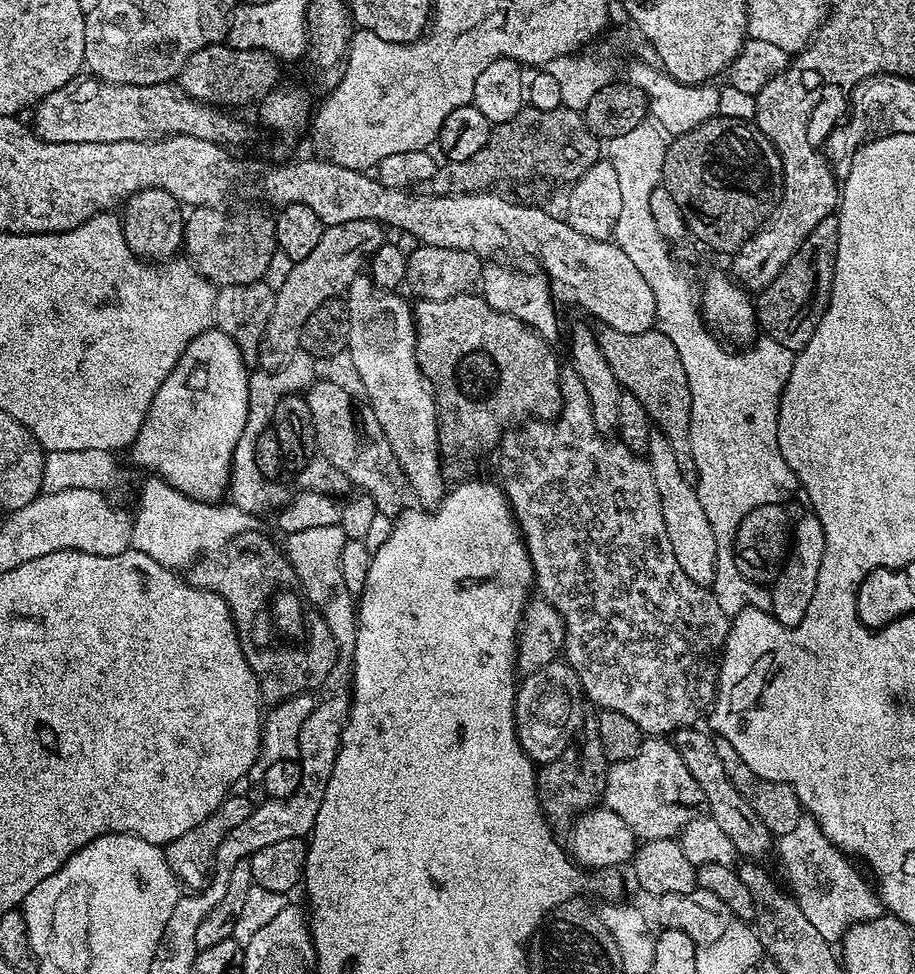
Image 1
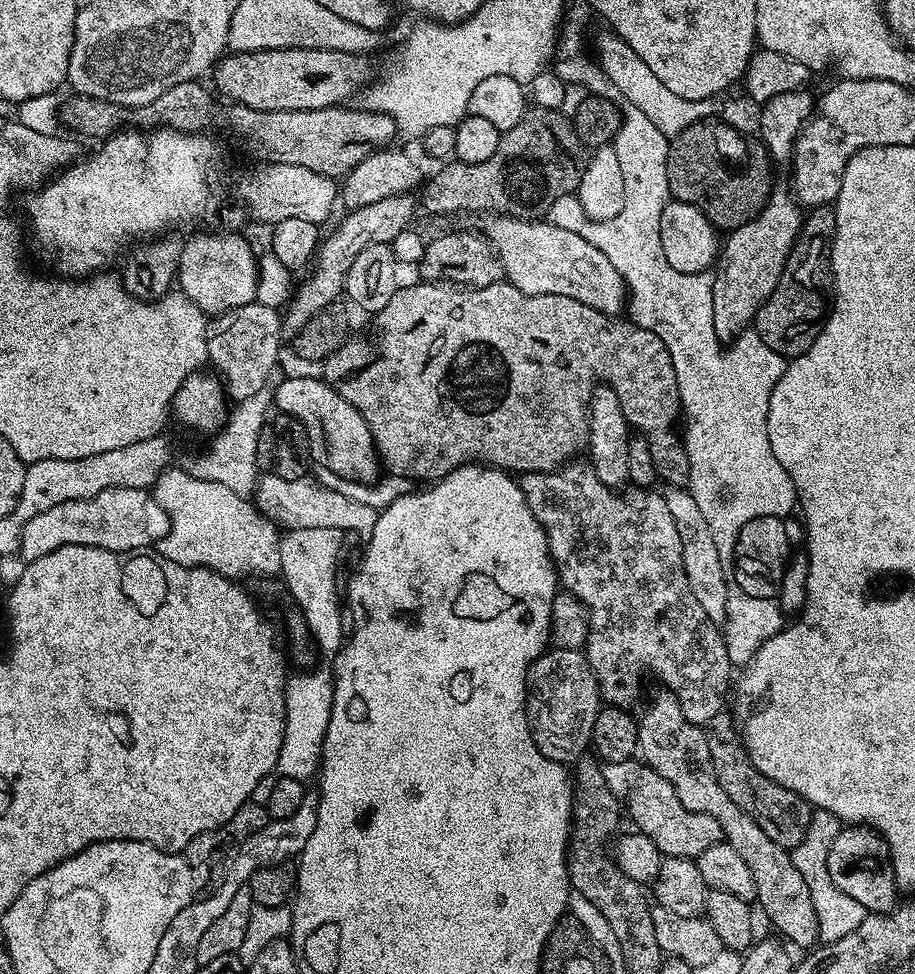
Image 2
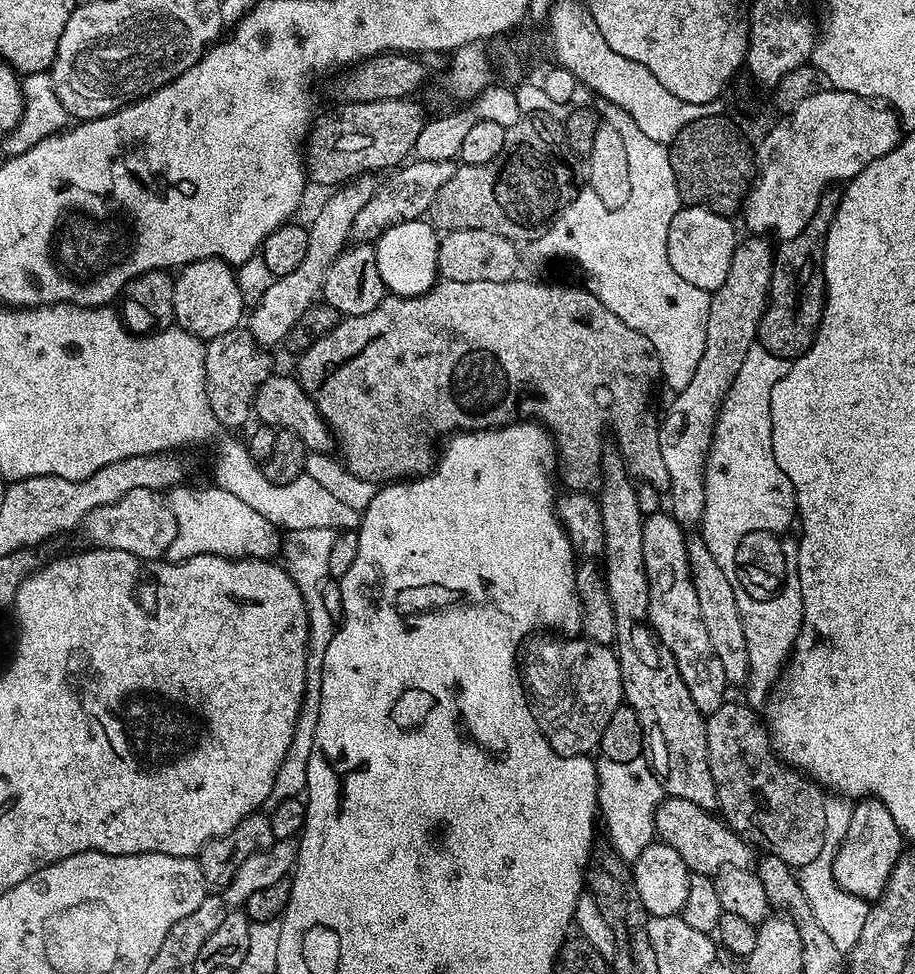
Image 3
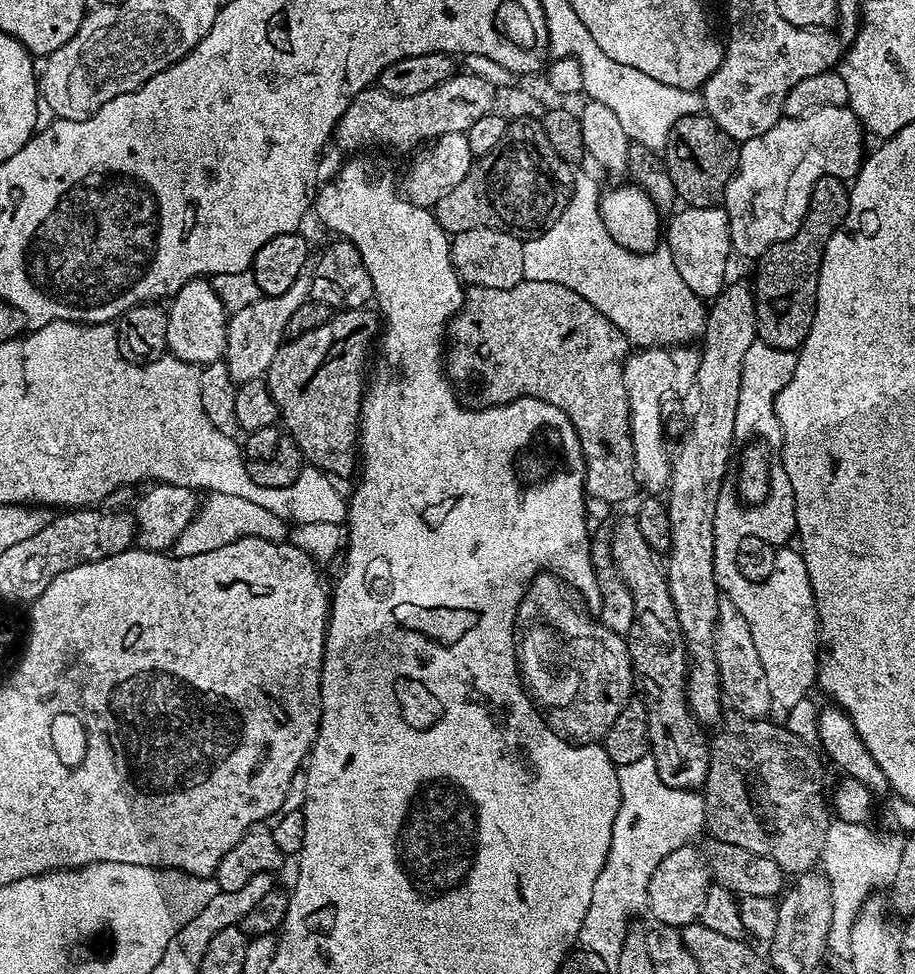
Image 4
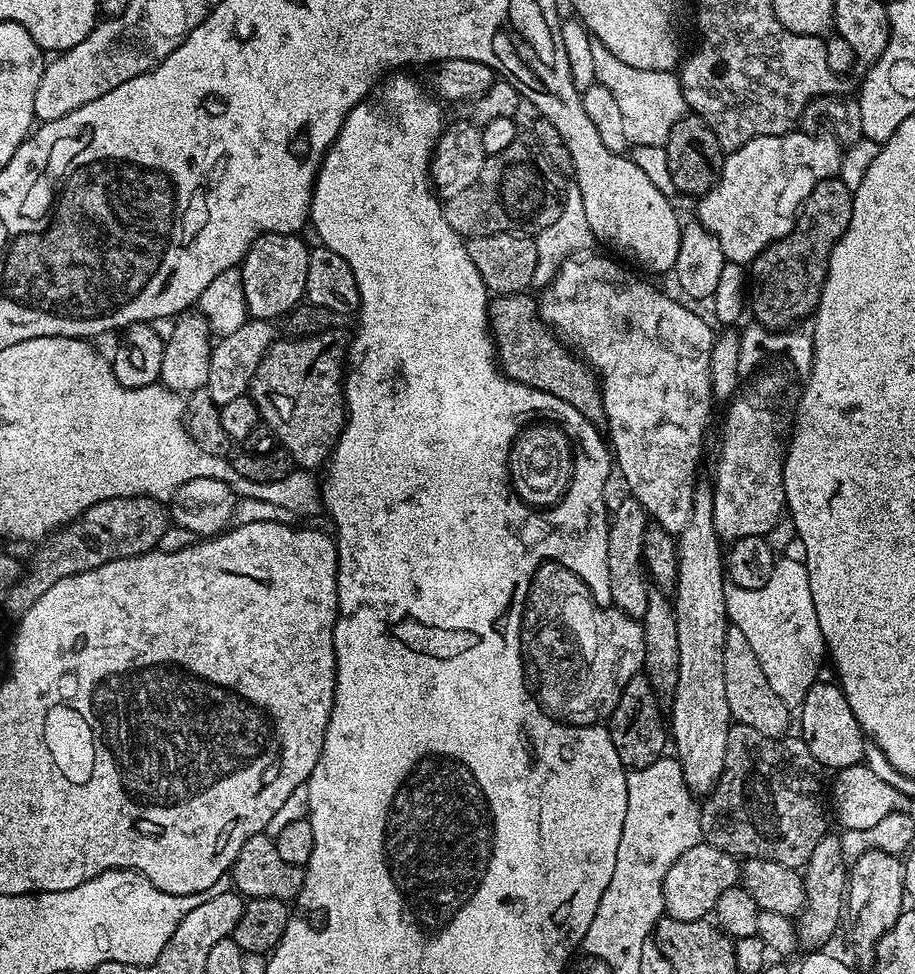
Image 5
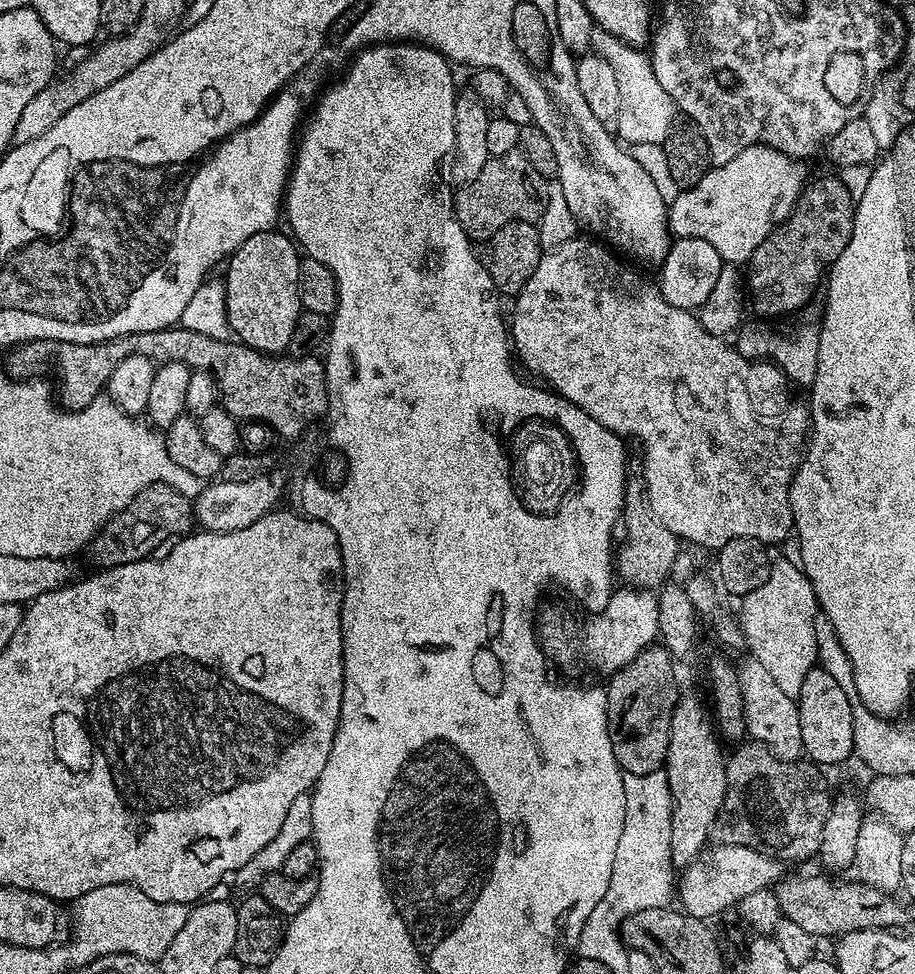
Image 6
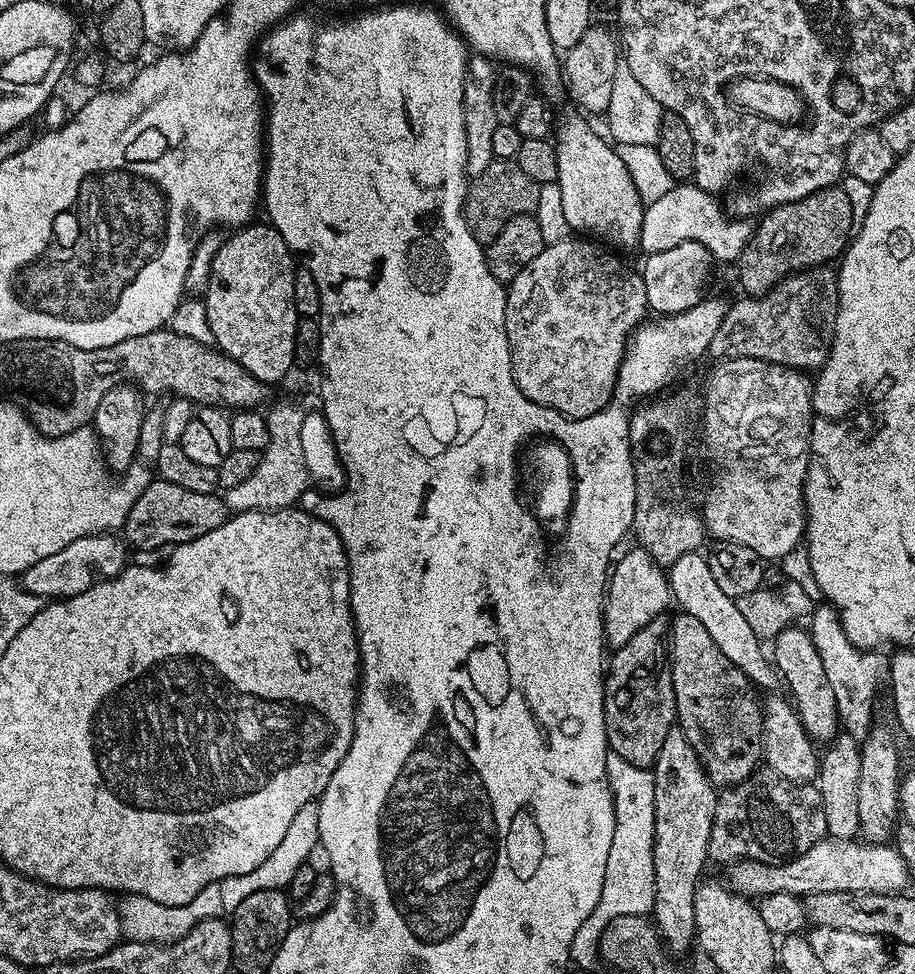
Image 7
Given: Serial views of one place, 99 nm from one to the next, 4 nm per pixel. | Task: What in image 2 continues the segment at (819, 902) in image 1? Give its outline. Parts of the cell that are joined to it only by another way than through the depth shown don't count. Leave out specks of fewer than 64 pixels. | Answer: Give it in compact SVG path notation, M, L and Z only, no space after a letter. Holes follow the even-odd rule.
M815 809L812 813L810 826L798 842L796 848L791 849L794 866L798 866L798 874L806 878L806 886L810 886L810 898L814 902L814 910L818 914L818 926L820 927L820 940L831 942L838 938L846 938L850 930L858 930L858 926L864 920L866 911L849 894L844 894L831 880L828 873L827 859L830 858L830 850L835 839L842 829L842 821L830 810Z

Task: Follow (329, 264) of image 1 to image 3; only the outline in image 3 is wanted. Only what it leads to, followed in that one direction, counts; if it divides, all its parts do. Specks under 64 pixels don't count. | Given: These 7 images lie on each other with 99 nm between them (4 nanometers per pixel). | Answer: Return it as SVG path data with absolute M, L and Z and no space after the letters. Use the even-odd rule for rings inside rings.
M413 159L395 169L385 184L381 183L375 194L358 210L352 223L351 235L360 242L372 242L390 226L427 217L428 207L434 202L434 194L452 177L453 161L420 161Z

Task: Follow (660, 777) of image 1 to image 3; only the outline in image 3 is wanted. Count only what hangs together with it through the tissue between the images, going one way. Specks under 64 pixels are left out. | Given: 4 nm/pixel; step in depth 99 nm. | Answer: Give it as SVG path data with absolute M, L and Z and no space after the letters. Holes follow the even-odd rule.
M668 796L657 806L656 836L663 843L674 846L674 850L682 854L682 862L686 862L689 873L698 876L715 877L724 868L751 869L754 864L753 845L741 833L732 831L709 809L694 806L694 802L686 802L677 796Z

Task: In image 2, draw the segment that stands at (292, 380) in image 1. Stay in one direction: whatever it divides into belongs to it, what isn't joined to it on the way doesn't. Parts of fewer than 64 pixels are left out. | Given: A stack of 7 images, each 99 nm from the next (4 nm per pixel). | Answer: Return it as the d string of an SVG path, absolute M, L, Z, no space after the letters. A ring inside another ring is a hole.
M265 386L258 390L250 398L239 401L229 411L223 428L211 437L205 452L200 452L189 464L186 464L187 472L194 478L206 482L221 483L235 494L251 497L256 490L258 469L256 467L256 455L258 454L258 438L266 431L264 424L268 420L268 411L274 408L274 392L271 387Z

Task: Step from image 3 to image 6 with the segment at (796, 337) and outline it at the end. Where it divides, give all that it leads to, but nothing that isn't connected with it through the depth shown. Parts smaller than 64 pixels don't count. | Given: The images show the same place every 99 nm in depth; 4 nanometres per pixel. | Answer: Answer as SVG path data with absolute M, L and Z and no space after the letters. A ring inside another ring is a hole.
M820 176L817 180L809 179L805 183L804 188L800 191L800 196L796 200L794 210L786 217L777 228L766 238L766 242L762 242L762 246L758 246L754 250L752 257L748 259L746 265L746 296L750 301L750 308L753 308L760 316L784 316L787 312L796 312L812 295L816 292L816 287L821 287L822 281L825 279L826 273L831 269L833 262L838 258L838 254L842 254L842 250L846 250L846 242L850 242L850 234L854 230L854 214L856 213L856 200L854 192L851 192L842 181L836 176Z

